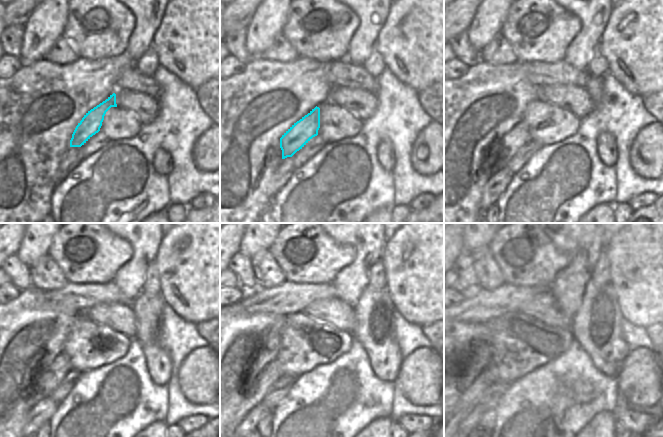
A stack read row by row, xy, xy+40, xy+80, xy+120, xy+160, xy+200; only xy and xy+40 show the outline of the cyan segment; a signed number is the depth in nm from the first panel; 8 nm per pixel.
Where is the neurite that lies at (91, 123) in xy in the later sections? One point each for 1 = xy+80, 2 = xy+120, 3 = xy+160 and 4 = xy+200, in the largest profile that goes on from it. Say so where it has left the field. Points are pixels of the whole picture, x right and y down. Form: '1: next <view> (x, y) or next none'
1: next xy+80 (518, 136)
2: next xy+120 (52, 377)
3: next xy+160 (270, 374)
4: next xy+200 (484, 382)

